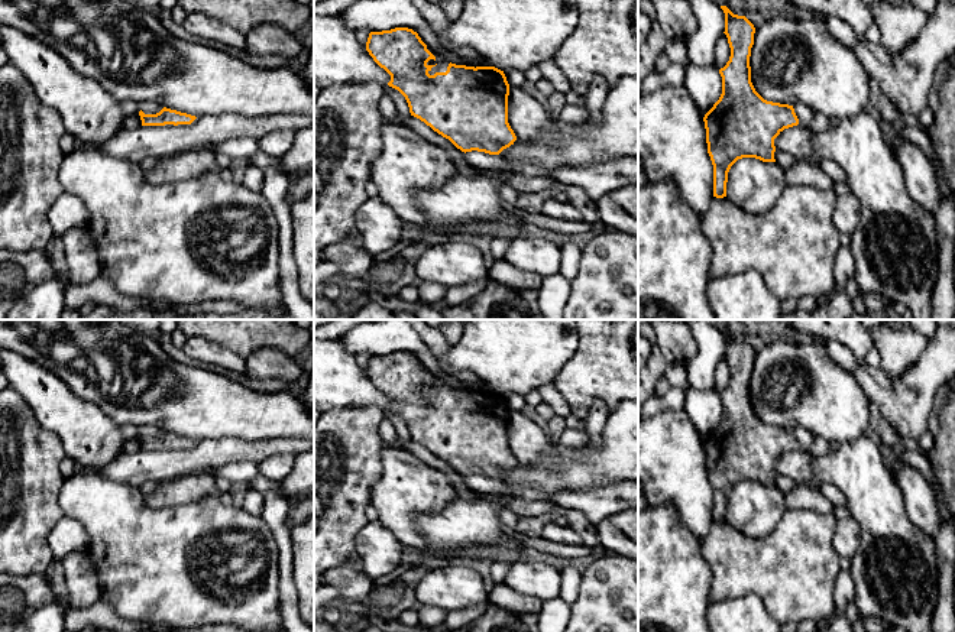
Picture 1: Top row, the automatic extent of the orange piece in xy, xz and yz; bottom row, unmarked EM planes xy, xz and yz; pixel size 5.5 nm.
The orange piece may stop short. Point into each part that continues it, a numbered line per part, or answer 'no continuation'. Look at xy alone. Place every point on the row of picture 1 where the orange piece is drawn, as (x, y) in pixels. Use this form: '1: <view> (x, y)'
1: xy (148, 107)

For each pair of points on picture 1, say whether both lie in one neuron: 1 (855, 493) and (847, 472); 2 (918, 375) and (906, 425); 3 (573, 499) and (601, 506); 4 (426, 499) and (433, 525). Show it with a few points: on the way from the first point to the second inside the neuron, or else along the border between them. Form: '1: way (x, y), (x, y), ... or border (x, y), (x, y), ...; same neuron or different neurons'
1: way (855, 488), (852, 477); same neuron
2: way (916, 388), (910, 396), (907, 412); same neuron
3: way (580, 499), (593, 501); same neuron
4: border (456, 493), (440, 509), (416, 517), (424, 544); different neurons

